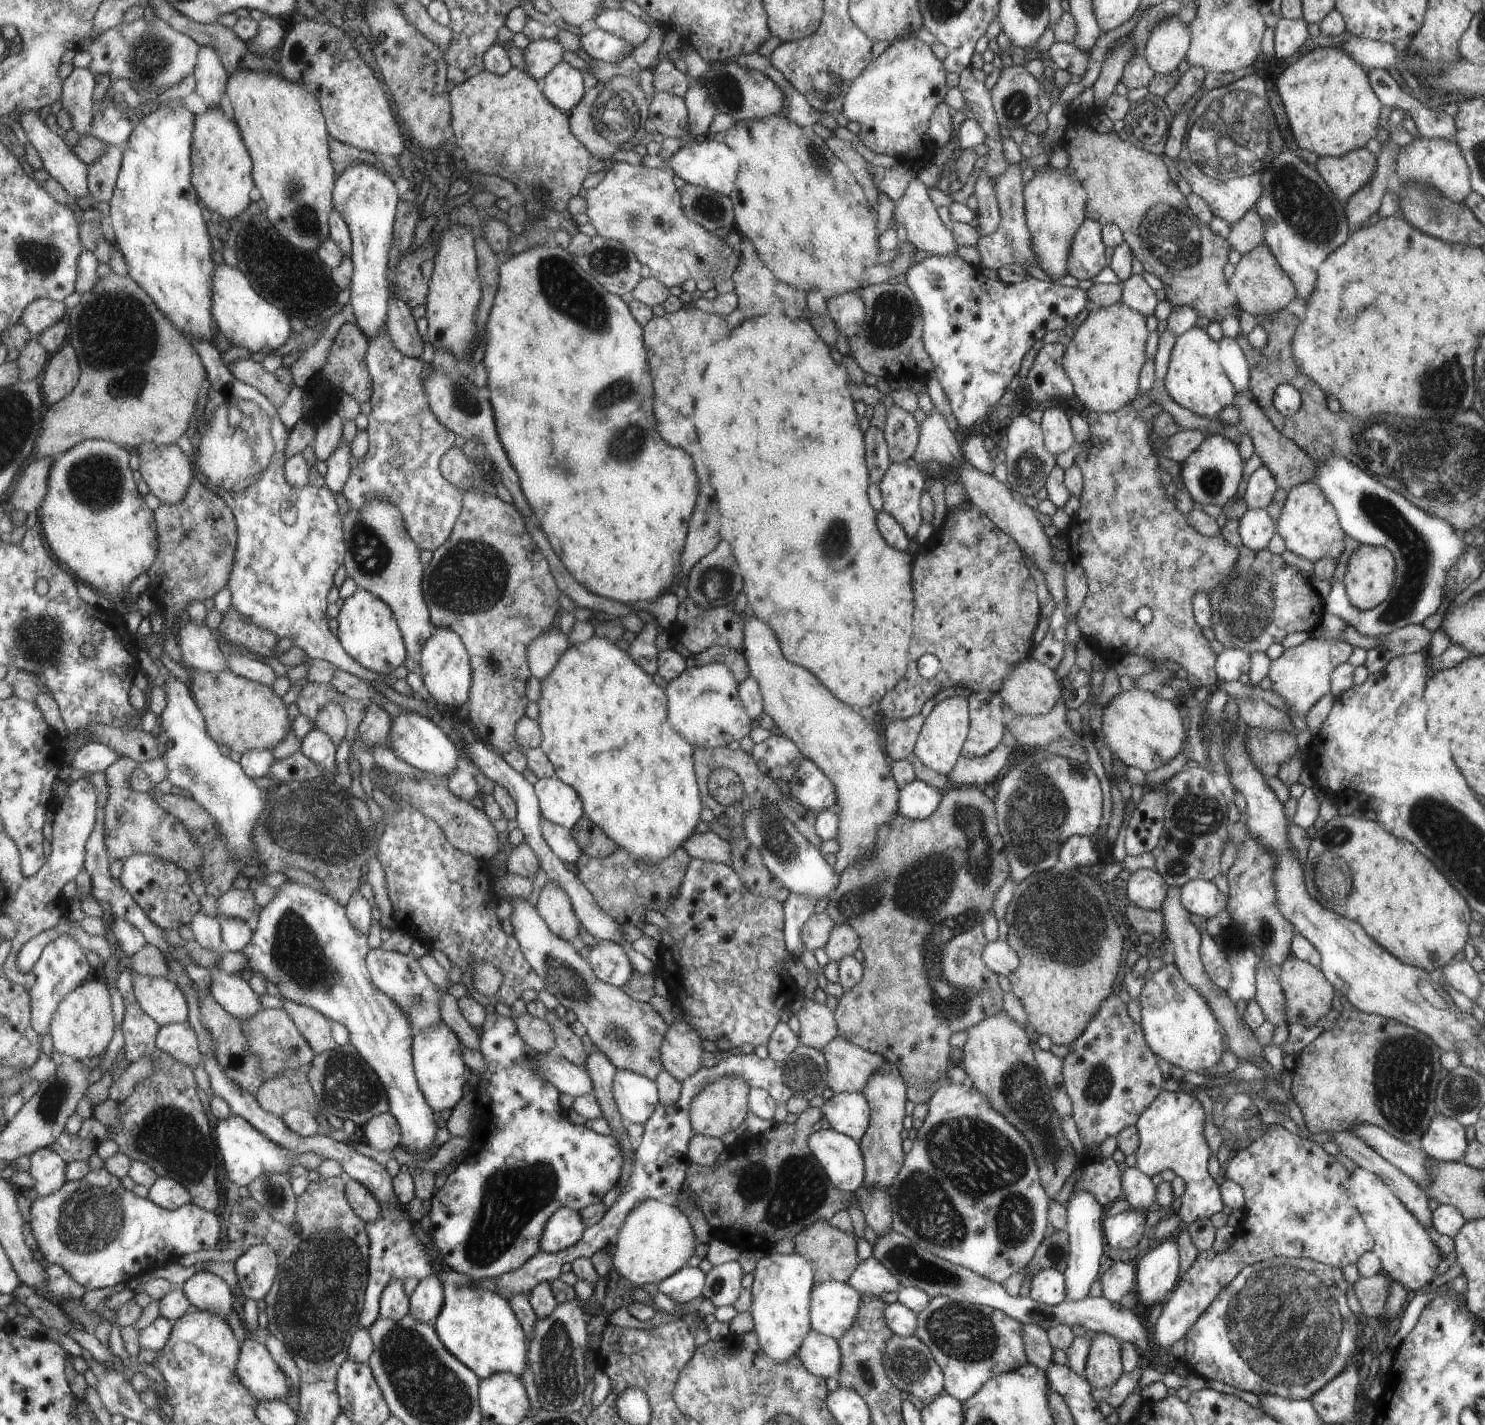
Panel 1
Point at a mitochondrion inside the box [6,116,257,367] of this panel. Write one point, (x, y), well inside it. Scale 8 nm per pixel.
(43, 258)

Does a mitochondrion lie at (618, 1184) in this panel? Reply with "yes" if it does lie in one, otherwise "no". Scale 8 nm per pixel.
no

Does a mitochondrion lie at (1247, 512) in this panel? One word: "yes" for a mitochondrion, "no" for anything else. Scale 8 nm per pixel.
no

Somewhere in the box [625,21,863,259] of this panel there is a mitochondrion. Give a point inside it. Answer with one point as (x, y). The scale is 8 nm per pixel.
(727, 90)

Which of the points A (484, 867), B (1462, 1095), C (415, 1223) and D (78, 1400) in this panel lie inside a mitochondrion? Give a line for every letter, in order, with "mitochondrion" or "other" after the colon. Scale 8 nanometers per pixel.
A: other
B: mitochondrion
C: other
D: other

